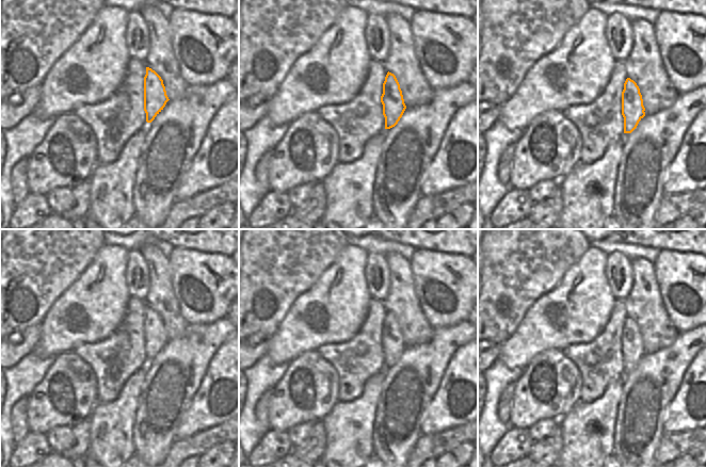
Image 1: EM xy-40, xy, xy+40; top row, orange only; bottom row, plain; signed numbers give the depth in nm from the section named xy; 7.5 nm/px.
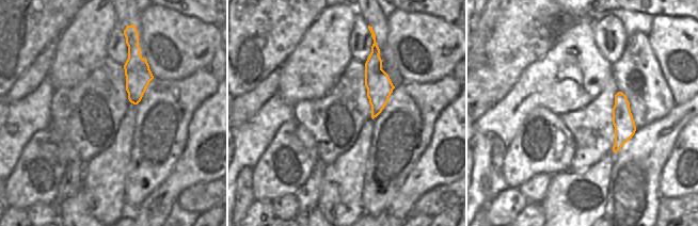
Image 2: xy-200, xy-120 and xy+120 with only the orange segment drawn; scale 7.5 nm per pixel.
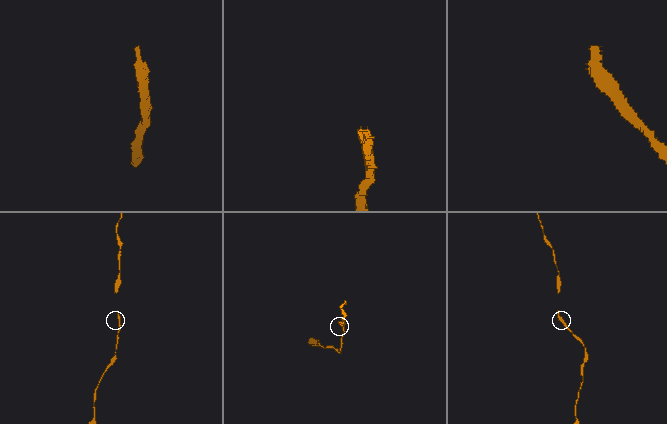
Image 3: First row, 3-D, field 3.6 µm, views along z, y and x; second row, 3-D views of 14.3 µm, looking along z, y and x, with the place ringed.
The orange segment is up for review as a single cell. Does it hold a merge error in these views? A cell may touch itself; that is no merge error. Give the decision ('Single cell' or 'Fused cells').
Single cell.

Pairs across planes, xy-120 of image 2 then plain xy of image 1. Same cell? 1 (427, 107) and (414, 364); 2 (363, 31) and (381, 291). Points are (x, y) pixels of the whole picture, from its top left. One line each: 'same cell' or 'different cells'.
1: same cell
2: same cell

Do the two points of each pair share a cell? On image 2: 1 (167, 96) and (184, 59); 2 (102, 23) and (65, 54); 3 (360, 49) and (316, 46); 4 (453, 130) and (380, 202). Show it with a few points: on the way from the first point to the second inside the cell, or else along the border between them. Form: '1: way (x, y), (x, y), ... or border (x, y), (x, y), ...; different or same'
1: border (197, 69), (184, 78), (173, 80), (154, 79); different
2: way (93, 30), (75, 48); same
3: border (354, 23), (348, 42), (351, 59); different
4: border (423, 151), (395, 194); different

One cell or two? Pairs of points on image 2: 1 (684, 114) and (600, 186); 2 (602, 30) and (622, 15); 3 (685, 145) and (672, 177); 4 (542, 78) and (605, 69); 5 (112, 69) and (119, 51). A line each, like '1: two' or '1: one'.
1: two
2: two
3: one
4: one
5: two

